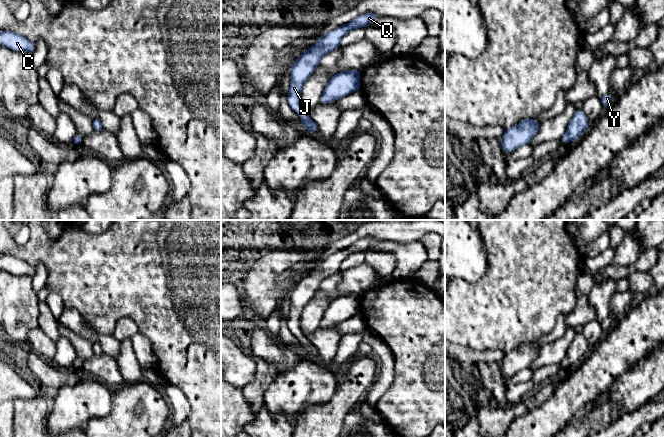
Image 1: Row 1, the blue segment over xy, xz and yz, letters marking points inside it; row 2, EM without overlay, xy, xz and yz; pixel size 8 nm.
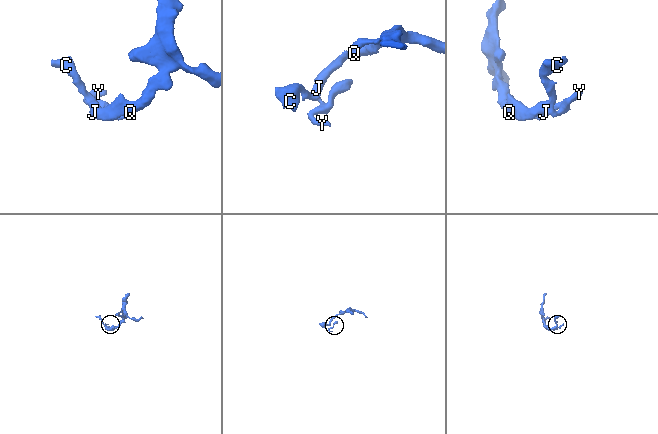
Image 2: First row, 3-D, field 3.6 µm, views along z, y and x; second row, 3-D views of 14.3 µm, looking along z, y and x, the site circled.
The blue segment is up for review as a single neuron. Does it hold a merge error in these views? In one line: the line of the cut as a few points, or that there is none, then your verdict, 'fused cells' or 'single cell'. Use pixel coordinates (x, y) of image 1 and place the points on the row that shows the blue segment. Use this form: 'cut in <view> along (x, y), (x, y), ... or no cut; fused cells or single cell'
no cut; single cell

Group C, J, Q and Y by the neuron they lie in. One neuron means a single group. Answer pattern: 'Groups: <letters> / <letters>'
Groups: C J Q Y

